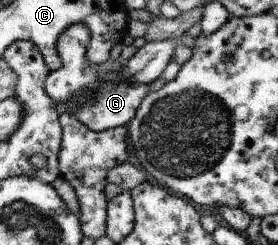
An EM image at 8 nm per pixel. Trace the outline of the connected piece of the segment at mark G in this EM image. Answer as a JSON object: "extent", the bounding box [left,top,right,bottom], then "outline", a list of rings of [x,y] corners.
{"extent":[44,24,147,132],"outline":[[[83,24],[69,26],[67,31],[61,35],[60,39],[57,38],[56,50],[59,57],[62,59],[62,66],[55,70],[50,71],[47,76],[44,88],[46,94],[54,101],[55,104],[69,104],[72,107],[71,114],[75,114],[89,129],[100,132],[109,128],[117,126],[126,126],[133,116],[136,114],[137,108],[141,105],[147,93],[147,84],[138,84],[137,86],[129,86],[129,82],[124,80],[119,82],[116,77],[118,76],[118,69],[121,63],[115,60],[109,60],[104,64],[92,64],[87,61],[86,51],[88,43],[91,41],[89,29]]]}

